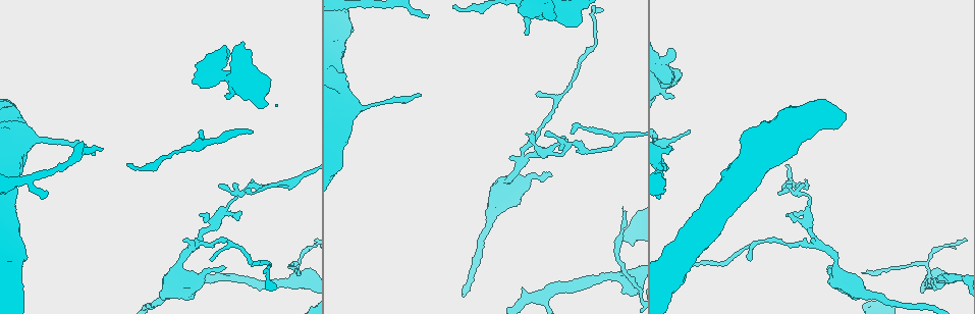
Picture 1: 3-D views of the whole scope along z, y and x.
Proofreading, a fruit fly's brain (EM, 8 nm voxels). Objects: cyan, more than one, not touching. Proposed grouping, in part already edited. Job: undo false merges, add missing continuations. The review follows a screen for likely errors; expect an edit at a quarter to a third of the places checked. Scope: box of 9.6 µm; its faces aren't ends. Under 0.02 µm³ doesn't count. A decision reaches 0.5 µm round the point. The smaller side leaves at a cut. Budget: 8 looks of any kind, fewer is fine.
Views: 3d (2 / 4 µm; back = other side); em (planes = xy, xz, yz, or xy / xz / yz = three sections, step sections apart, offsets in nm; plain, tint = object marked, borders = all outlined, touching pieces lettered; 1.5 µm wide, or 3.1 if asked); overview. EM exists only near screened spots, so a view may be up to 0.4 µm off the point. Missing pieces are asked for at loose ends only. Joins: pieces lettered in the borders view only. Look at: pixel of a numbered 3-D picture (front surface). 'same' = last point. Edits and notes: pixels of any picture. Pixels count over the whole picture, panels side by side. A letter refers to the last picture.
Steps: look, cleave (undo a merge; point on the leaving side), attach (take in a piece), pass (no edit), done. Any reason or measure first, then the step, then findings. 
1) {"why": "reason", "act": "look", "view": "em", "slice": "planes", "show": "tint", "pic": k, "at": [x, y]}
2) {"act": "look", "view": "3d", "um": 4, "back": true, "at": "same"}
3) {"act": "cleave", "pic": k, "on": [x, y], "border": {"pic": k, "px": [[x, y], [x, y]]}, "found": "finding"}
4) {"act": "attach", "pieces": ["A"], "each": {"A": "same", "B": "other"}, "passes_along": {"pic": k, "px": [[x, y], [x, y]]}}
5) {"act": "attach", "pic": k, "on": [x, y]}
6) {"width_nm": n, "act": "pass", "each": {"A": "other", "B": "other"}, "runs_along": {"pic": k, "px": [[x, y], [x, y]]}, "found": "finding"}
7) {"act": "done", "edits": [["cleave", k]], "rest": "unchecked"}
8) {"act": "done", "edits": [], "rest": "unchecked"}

{"act": "look", "view": "em", "slice": "xy", "step": 4, "show": "tint", "pic": 1, "at": [201, 131]}

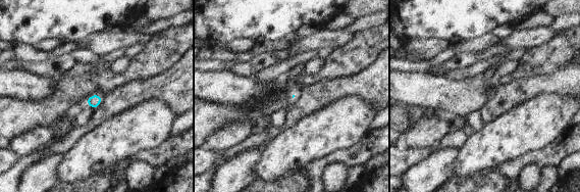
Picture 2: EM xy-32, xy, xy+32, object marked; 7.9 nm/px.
{"act": "look", "view": "em", "slice": "planes", "show": "borders", "at": "same"}

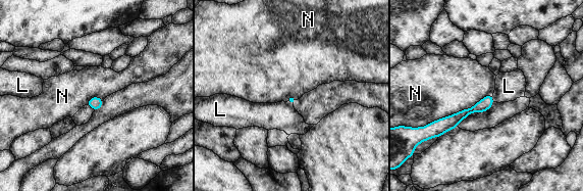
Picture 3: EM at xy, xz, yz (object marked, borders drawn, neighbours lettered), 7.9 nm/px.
{"act": "pass", "each": {"L": "other", "N": "other"}, "border": {"pic": 3, "px": [[492, 94], [423, 127]]}, "found": "no lettered piece goes on from it"}

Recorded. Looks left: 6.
{"why": "long arm stops here", "act": "look", "view": "em", "slice": "planes", "show": "borders", "pic": 1, "at": [93, 154]}

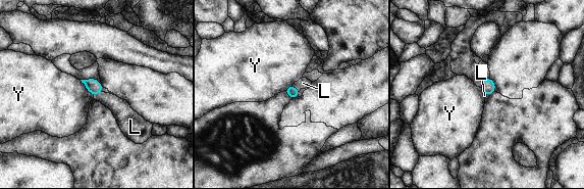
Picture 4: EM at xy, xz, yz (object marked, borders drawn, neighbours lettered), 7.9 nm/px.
{"width_nm": 80, "act": "attach", "pieces": ["L"], "each": {"L": "same", "Y": "other"}, "passes_along": {"pic": 4, "px": [[94, 87], [97, 93], [120, 108]]}, "found": "it goes on there"}

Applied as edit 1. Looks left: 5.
{"why": "branch stops here", "act": "look", "view": "em", "slice": "xz", "step": 8, "show": "tint", "pic": 1, "at": [551, 175]}

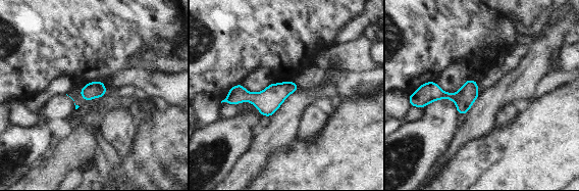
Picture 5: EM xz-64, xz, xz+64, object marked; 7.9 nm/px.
{"why": "see the neighbours", "act": "look", "view": "em", "slice": "xz", "step": 8, "show": "borders", "at": "same"}

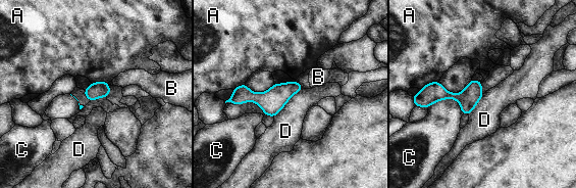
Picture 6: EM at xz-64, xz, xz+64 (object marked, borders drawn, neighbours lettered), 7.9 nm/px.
{"longest_contact_nm": ["D", 320], "act": "pass", "each": {"A": "other", "B": "other", "C": "other", "D": "other"}, "border": {"pic": 6, "px": [[303, 88], [296, 92], [274, 116]]}, "found": "no lettered piece goes on from it"}

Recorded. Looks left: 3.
{"act": "done", "edits": [["attach", 4]], "rest": "unchecked"}

